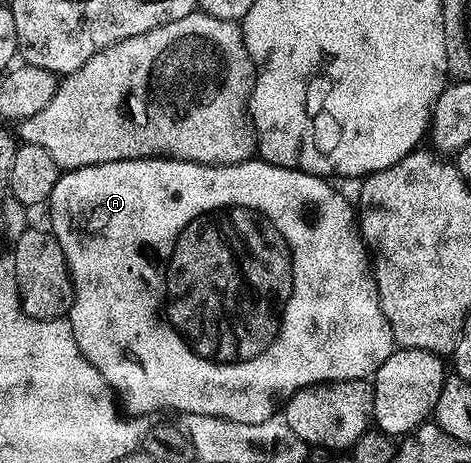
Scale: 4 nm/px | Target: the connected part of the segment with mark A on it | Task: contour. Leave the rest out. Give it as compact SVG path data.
M142 157L132 161L101 163L93 167L69 169L60 176L57 187L53 187L51 192L49 202L51 224L49 224L49 229L55 234L57 243L61 245L61 251L64 252L71 276L72 303L69 310L69 324L73 331L73 339L77 343L81 355L85 355L85 359L89 359L89 363L93 363L93 367L97 367L97 371L101 371L105 383L109 383L112 393L121 402L122 408L126 412L127 409L131 413L155 413L158 409L176 409L177 412L183 413L182 415L196 413L197 415L224 417L233 423L265 423L265 419L276 416L280 412L281 406L298 389L303 389L306 385L316 385L322 381L344 381L358 377L367 379L378 371L381 363L385 363L385 359L389 359L389 355L395 352L397 346L393 331L381 311L379 292L373 272L373 261L369 256L367 246L363 244L363 234L359 232L357 213L352 202L350 205L331 185L334 184L330 180L314 177L312 173L302 173L299 169L277 167L262 159L252 159L236 165L198 165L192 161L173 161L169 157Z

